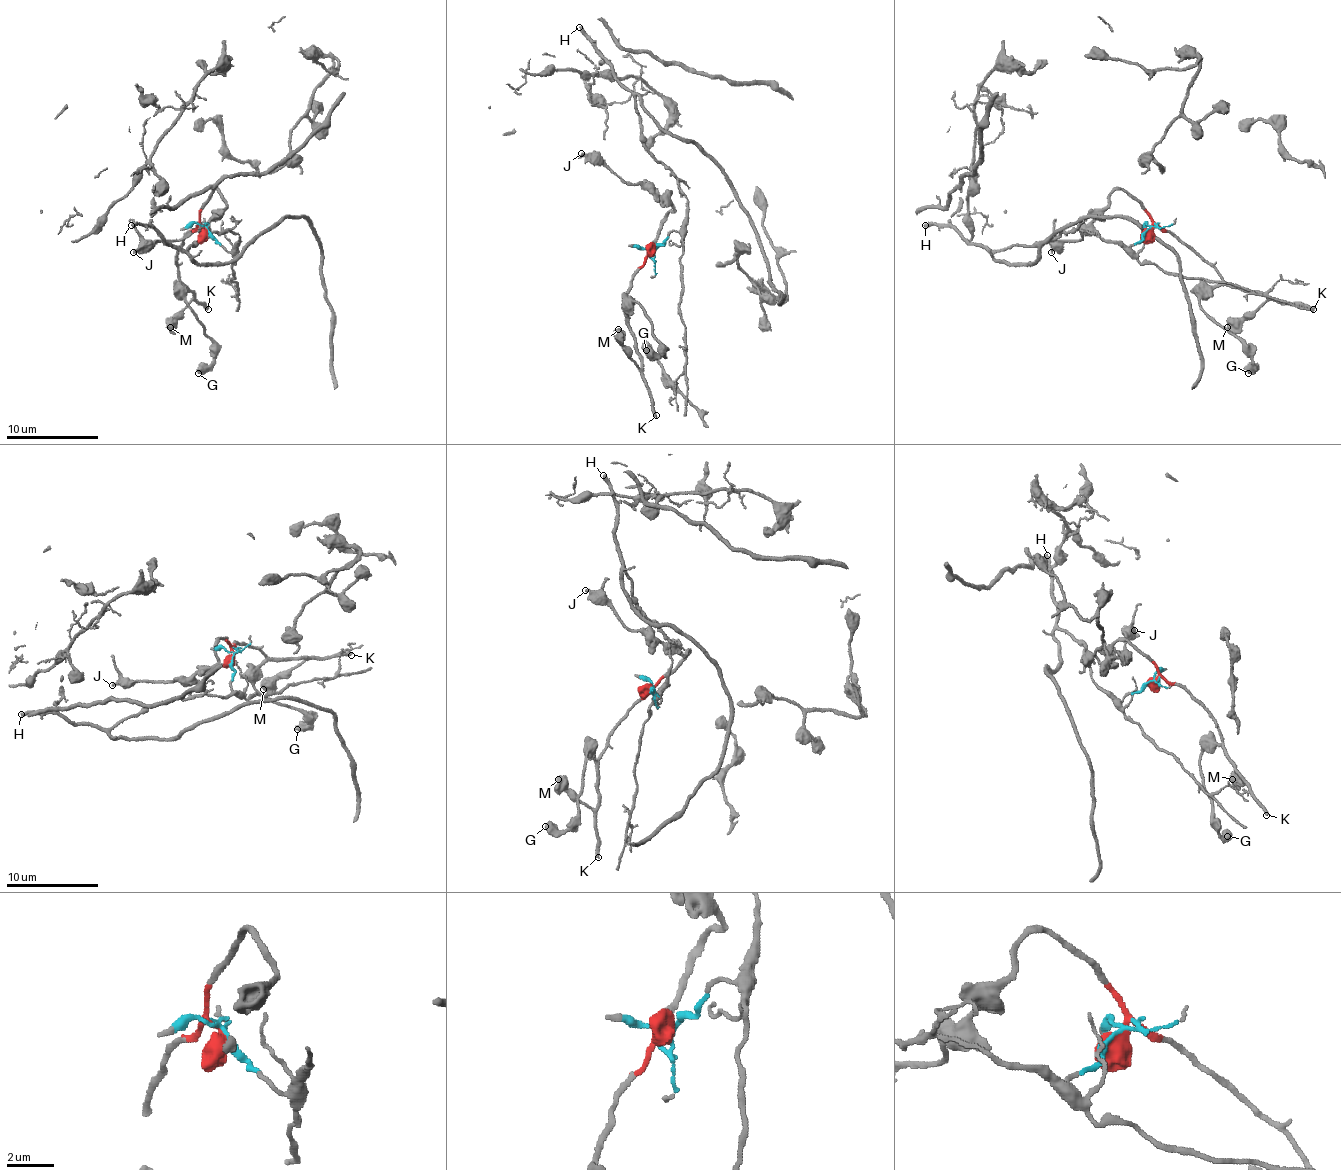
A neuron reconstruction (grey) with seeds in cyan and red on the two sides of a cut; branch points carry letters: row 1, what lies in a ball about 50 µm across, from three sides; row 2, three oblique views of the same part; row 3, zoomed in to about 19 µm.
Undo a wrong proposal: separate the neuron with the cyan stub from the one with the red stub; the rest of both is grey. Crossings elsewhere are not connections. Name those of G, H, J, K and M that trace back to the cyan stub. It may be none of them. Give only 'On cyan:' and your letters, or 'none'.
On cyan: H

